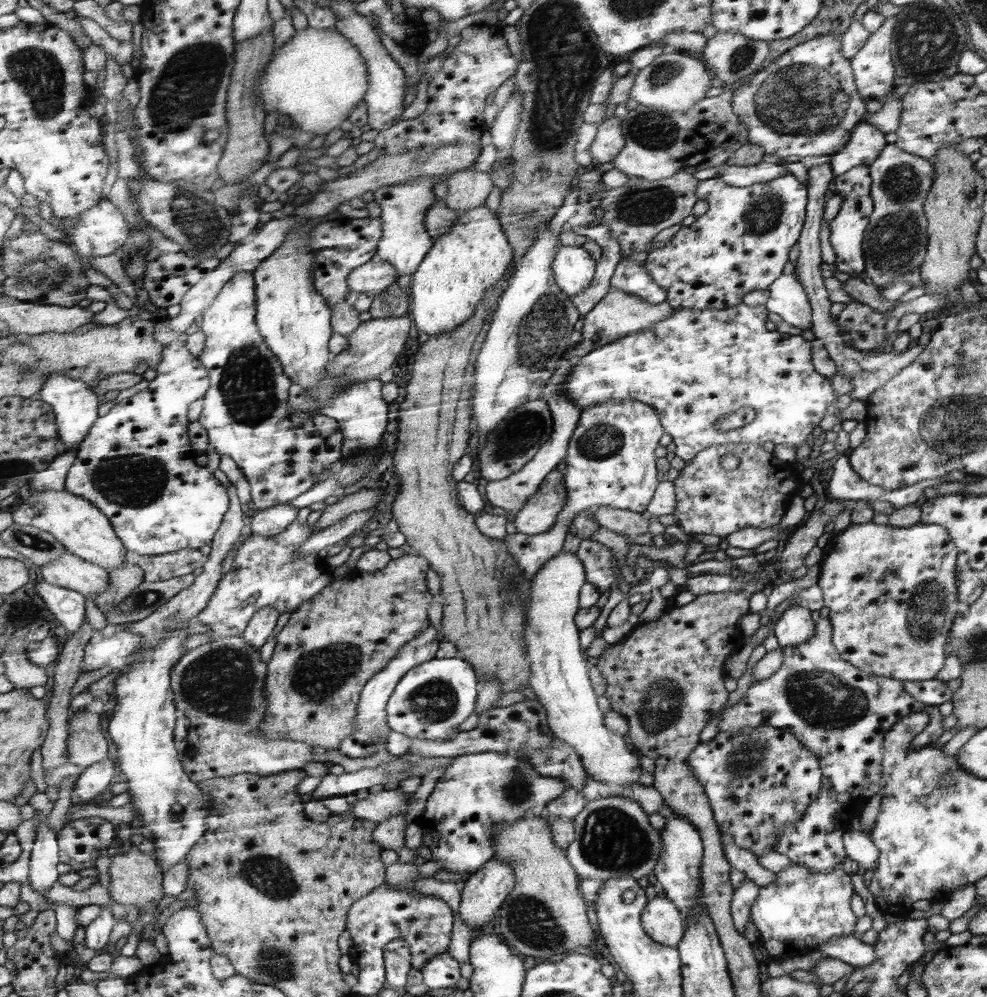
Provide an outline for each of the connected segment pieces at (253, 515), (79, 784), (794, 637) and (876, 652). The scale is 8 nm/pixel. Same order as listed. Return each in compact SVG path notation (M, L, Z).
M282 503L272 508L250 512L248 523L251 526L252 535L260 535L262 538L274 538L279 532L286 530L289 524L297 517L299 508Z
M106 756L98 764L84 769L80 776L76 777L74 790L80 796L80 800L91 803L94 798L108 790L112 784L114 772L116 772L115 761Z
M790 606L777 617L773 634L779 646L798 646L815 635L817 622L810 615L811 610L801 606Z
M868 521L862 524L850 523L846 529L836 534L827 536L821 543L823 557L819 565L819 578L817 583L821 584L824 592L826 606L830 608L829 621L833 625L833 644L841 656L850 664L857 665L858 668L876 676L885 676L895 680L920 681L937 679L940 671L945 666L945 659L948 658L946 647L948 646L949 633L959 612L968 606L961 603L957 593L957 580L955 566L957 563L957 552L955 542L951 539L946 527L939 524L930 524L920 521L908 527L893 527L889 523L877 524Z

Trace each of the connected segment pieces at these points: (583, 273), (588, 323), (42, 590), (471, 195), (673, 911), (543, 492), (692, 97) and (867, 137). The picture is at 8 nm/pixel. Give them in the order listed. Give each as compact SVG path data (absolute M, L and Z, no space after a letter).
M558 247L554 257L553 273L557 285L569 297L576 296L592 284L595 276L596 260L582 247Z
M609 288L608 294L588 314L583 316L582 344L576 344L574 348L570 348L570 352L566 352L564 359L584 358L597 351L598 348L606 347L609 343L634 335L635 332L650 330L653 324L658 324L665 318L671 318L673 312L675 309L667 300L660 304L652 304L634 293Z
M40 578L35 584L35 592L43 598L50 612L62 623L67 638L80 628L86 618L85 597L82 594L75 590L63 589L44 578Z
M472 168L451 174L446 184L448 192L443 200L457 213L484 205L494 185L490 172L480 172Z
M659 894L646 903L641 912L645 931L659 943L677 948L684 938L685 918L672 899Z
M554 469L543 480L538 492L521 508L513 520L518 533L538 535L550 531L567 503L565 476Z
M666 49L646 68L637 71L629 95L639 105L684 112L701 102L710 86L712 86L712 73L707 66L704 66L704 62L700 62L700 58L694 58L694 54Z
M865 119L861 120L850 134L850 138L838 152L832 153L829 165L835 175L845 174L858 166L870 166L888 145L885 132L880 132Z

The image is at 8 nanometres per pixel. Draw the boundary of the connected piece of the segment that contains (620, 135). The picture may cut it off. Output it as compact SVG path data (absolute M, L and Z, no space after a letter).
M612 115L597 126L597 136L591 147L594 157L594 166L605 162L612 162L625 148L627 142L622 129L623 117Z

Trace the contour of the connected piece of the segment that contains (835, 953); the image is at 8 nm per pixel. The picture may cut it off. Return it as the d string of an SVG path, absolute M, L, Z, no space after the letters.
M835 936L815 950L823 952L828 958L836 958L860 968L868 967L877 957L875 945L865 943L855 936Z

